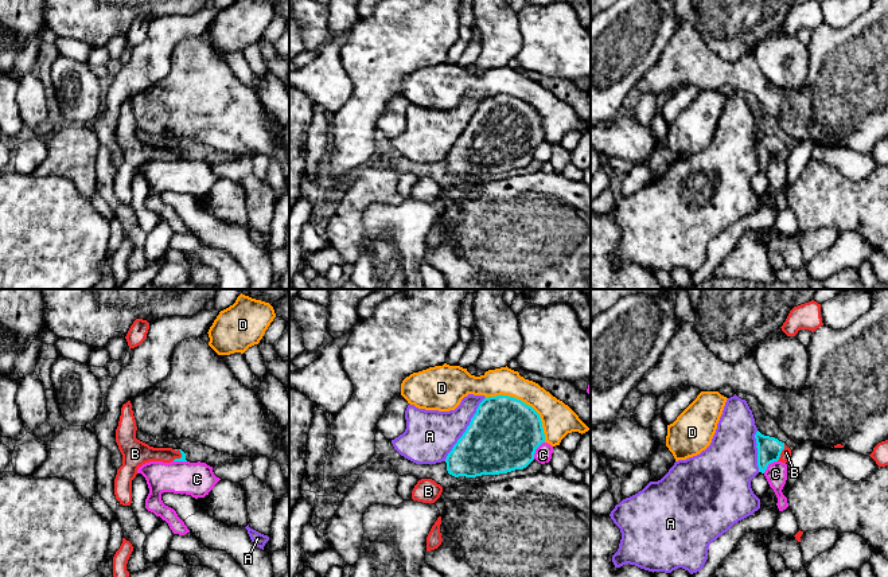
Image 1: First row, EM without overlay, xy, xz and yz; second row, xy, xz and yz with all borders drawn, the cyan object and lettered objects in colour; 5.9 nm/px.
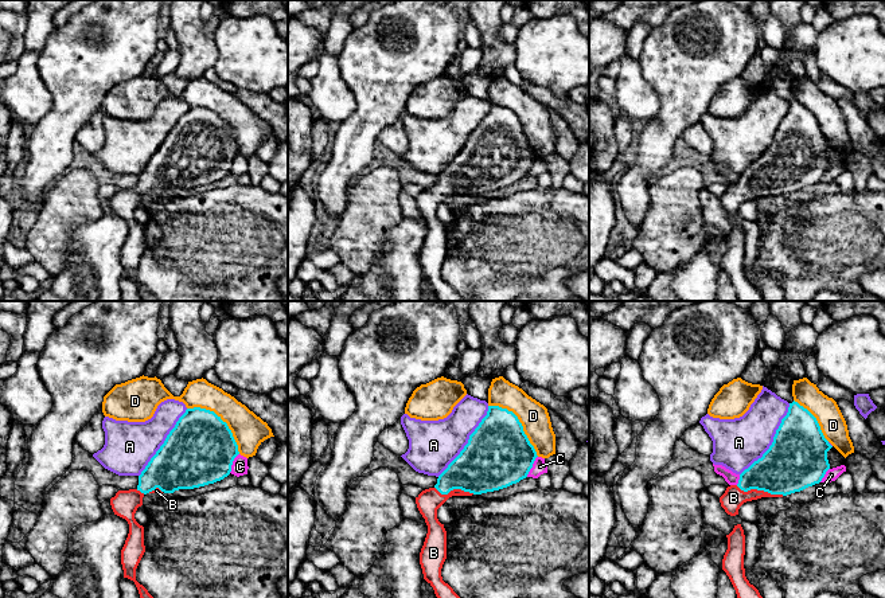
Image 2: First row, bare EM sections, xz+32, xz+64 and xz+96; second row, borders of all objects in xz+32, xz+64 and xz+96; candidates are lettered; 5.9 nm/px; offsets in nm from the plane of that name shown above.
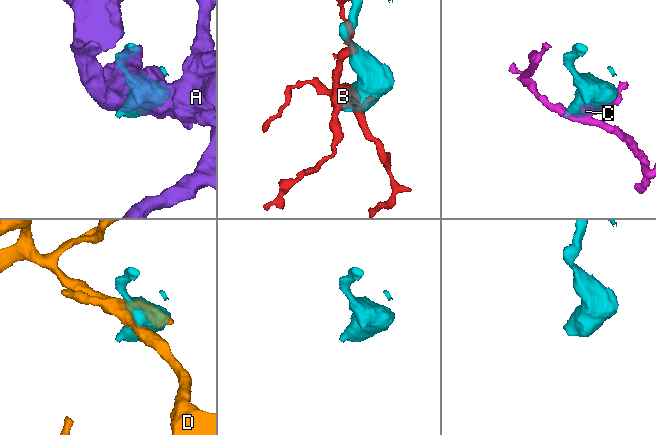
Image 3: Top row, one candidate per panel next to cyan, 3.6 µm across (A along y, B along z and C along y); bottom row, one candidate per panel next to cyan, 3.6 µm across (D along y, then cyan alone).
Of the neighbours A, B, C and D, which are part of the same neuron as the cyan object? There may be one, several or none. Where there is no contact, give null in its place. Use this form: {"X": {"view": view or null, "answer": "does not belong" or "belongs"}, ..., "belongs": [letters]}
{"A": {"view": "xz", "answer": "does not belong"}, "B": {"view": "yz", "answer": "belongs"}, "C": {"view": "xz", "answer": "does not belong"}, "D": {"view": "xz", "answer": "does not belong"}, "belongs": ["B"]}

